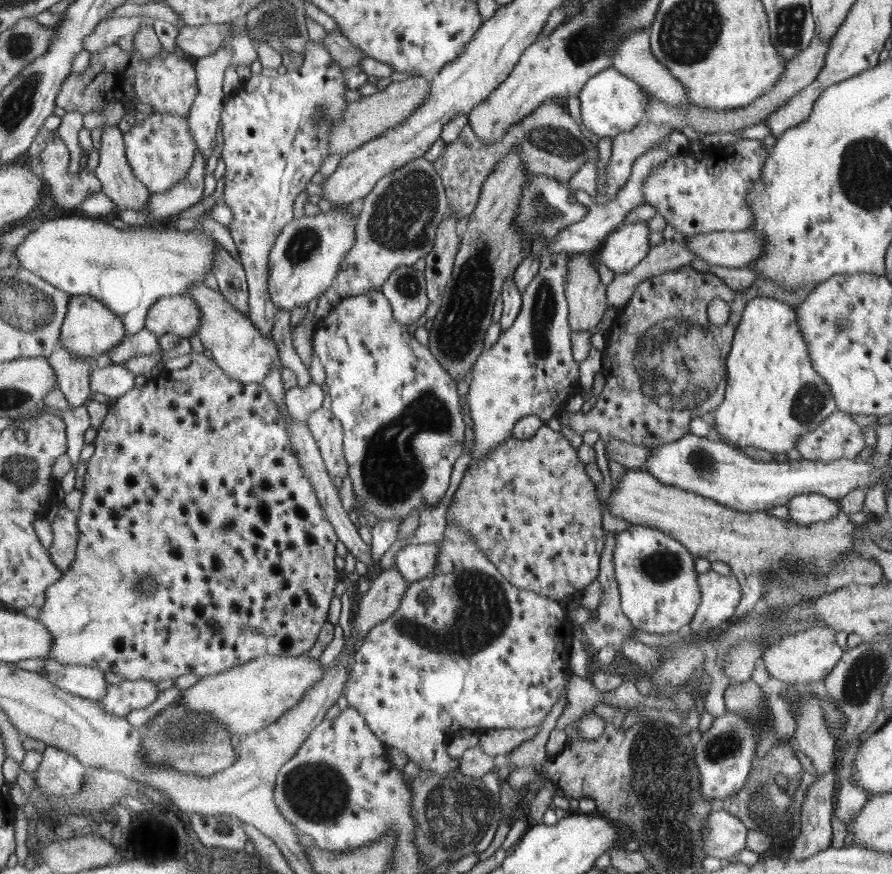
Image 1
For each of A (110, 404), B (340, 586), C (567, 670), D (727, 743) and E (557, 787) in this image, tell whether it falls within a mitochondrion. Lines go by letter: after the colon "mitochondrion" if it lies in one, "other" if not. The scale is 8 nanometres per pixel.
A: other
B: other
C: other
D: mitochondrion
E: other

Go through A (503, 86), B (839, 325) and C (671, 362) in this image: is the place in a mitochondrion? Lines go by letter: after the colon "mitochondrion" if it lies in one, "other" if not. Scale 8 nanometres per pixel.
A: other
B: mitochondrion
C: mitochondrion

